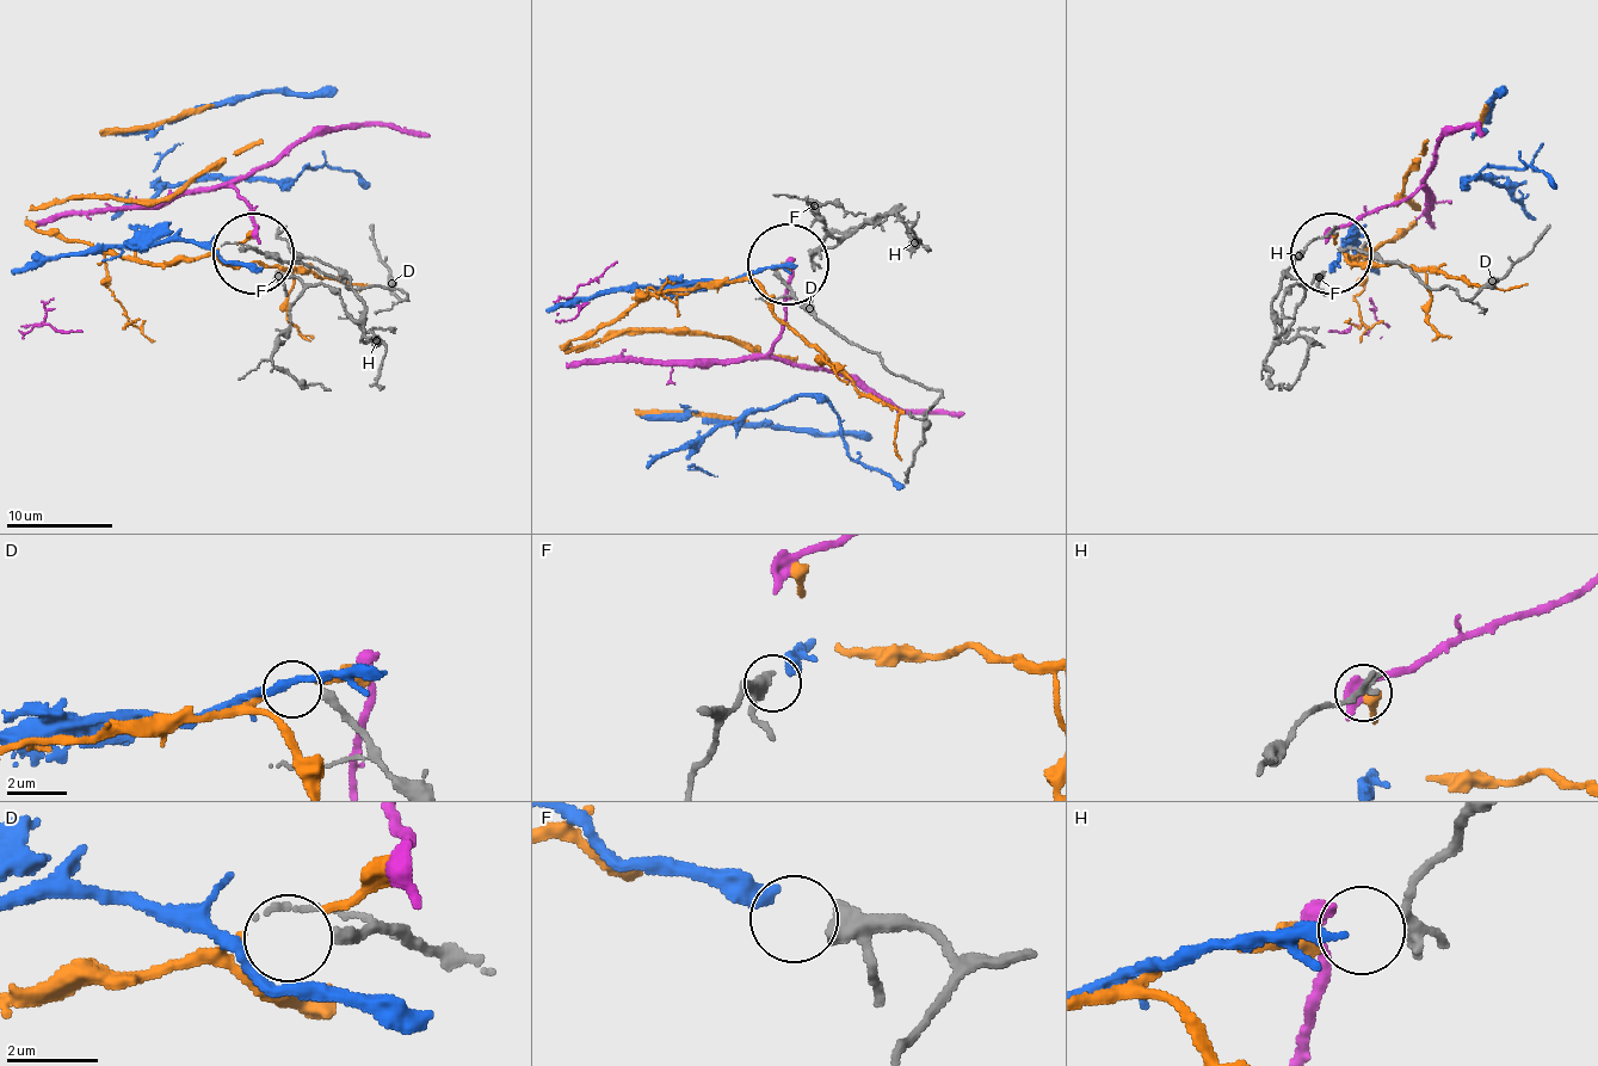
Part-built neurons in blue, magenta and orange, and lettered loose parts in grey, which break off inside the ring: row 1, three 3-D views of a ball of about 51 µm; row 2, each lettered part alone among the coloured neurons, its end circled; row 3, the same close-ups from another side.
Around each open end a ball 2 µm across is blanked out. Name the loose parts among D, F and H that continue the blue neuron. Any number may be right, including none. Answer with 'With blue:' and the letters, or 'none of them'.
With blue: F

